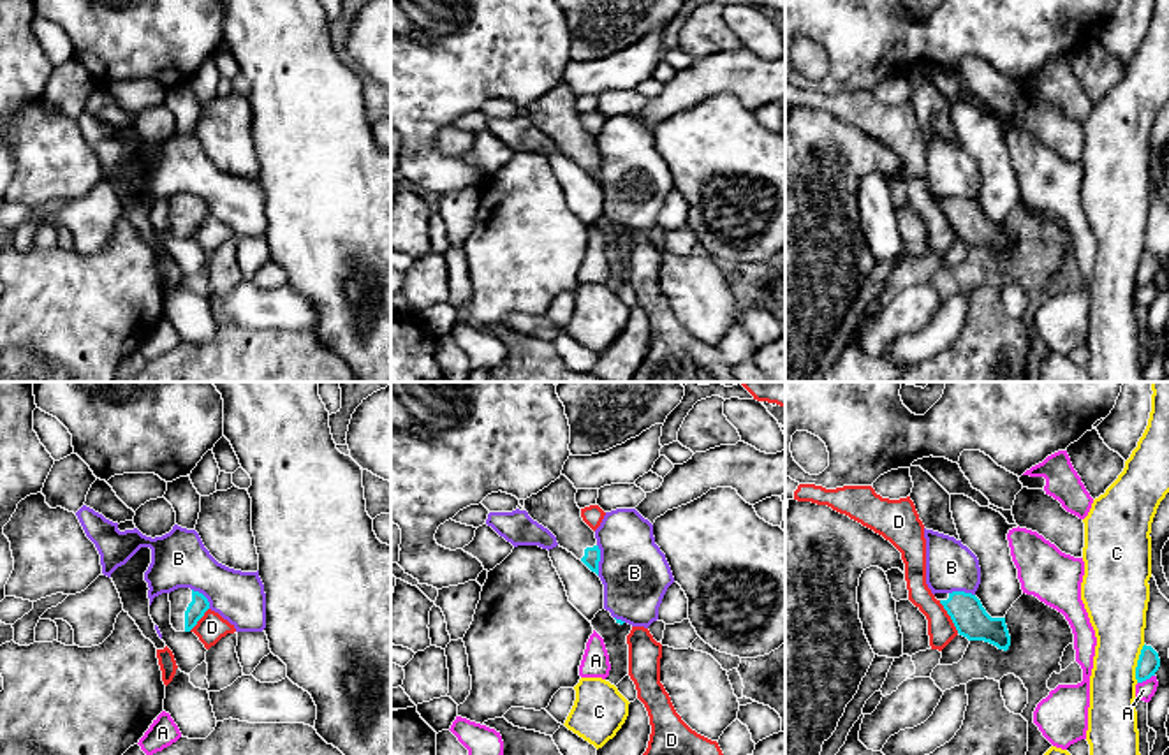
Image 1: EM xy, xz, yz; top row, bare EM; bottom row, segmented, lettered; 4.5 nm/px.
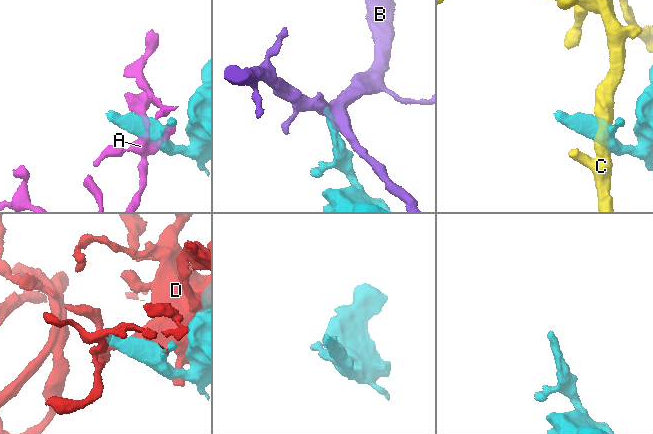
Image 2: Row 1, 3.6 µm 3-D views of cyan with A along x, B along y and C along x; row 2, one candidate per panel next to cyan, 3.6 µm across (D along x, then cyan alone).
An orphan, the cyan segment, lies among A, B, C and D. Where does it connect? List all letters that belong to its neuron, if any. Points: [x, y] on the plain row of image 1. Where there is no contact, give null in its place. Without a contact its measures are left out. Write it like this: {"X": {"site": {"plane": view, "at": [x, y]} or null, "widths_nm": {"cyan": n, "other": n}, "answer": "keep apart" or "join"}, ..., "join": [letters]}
{"A": {"site": {"plane": "yz", "at": [1145, 285]}, "widths_nm": {"cyan": 100, "other": 90}, "answer": "keep apart"}, "B": {"site": {"plane": "xz", "at": [599, 166]}, "widths_nm": {"cyan": 80, "other": 300}, "answer": "keep apart"}, "C": {"site": {"plane": "yz", "at": [1138, 270]}, "widths_nm": {"cyan": 100, "other": 260}, "answer": "keep apart"}, "D": {"site": {"plane": "yz", "at": [949, 220]}, "widths_nm": {"cyan": 160, "other": 130}, "answer": "keep apart"}, "join": []}

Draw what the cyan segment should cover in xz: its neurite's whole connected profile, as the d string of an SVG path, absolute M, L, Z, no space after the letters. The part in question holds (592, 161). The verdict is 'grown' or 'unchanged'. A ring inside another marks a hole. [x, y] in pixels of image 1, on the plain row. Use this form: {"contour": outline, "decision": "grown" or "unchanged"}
{"contour": "M560 81L548 93L526 104L523 116L548 134L560 153L572 158L599 181L600 155L595 137L581 123L576 99L574 90L565 81Z", "decision": "grown"}

